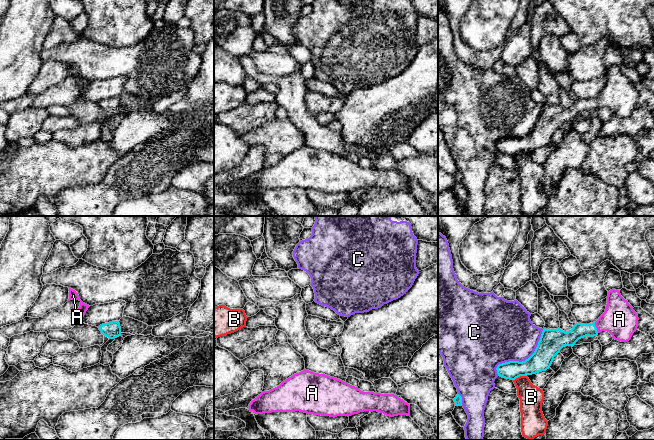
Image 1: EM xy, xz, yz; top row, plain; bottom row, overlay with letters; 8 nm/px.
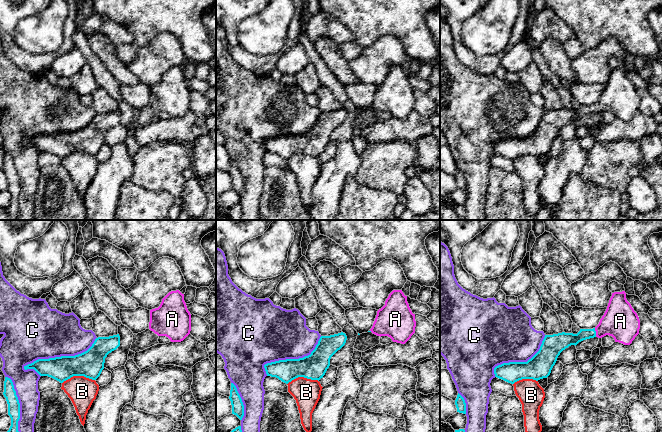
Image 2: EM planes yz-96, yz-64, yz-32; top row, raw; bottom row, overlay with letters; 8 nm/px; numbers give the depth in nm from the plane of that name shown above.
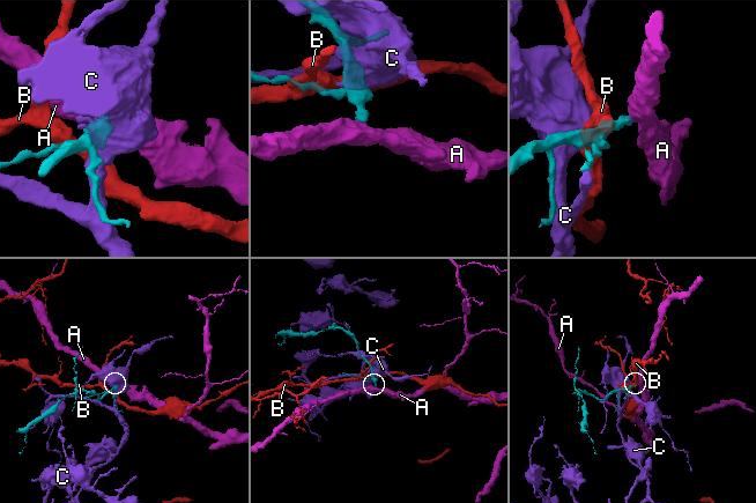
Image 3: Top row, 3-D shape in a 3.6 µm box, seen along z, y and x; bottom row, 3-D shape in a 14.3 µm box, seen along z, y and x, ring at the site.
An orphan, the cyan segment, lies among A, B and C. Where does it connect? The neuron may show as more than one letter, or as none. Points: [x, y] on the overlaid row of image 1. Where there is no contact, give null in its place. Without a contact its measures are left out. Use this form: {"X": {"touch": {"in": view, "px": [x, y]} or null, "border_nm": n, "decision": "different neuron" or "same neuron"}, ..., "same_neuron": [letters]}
{"A": {"touch": {"in": "yz", "px": [595, 327]}, "border_nm": 90, "decision": "same neuron"}, "B": {"touch": {"in": "yz", "px": [519, 376]}, "border_nm": 120, "decision": "different neuron"}, "C": {"touch": {"in": "yz", "px": [522, 361]}, "border_nm": 550, "decision": "different neuron"}, "same_neuron": ["A"]}

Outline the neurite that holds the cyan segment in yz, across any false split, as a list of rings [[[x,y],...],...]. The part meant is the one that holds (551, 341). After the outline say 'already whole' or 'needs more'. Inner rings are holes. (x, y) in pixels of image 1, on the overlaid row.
[[[612,289],[608,292],[605,312],[596,322],[576,323],[568,332],[560,328],[544,328],[534,353],[528,359],[499,364],[497,374],[502,378],[515,380],[520,376],[546,371],[563,347],[573,347],[579,339],[597,336],[602,331],[609,332],[615,340],[627,342],[637,330],[638,320],[637,313],[621,296],[620,291]]]; needs more

